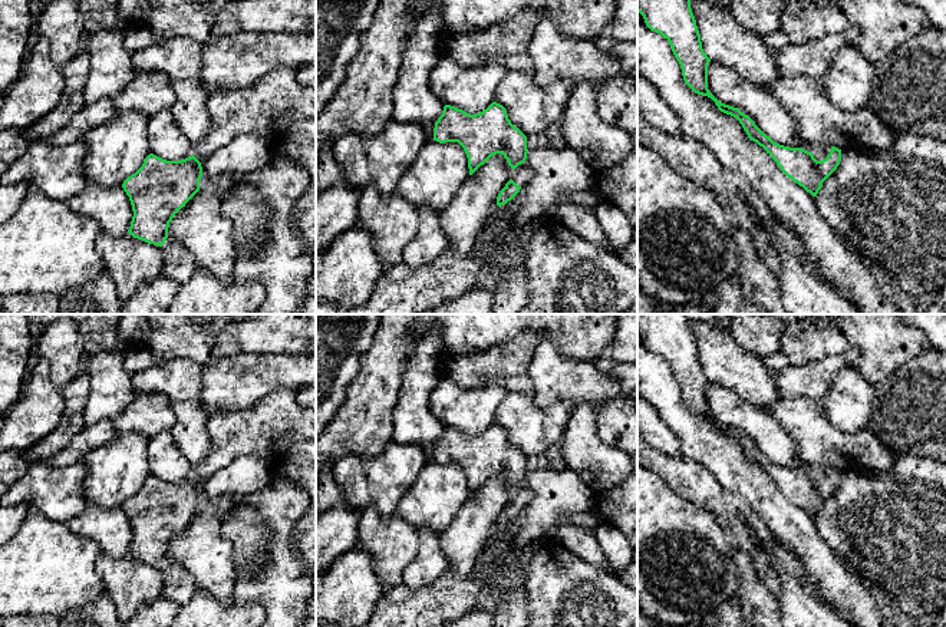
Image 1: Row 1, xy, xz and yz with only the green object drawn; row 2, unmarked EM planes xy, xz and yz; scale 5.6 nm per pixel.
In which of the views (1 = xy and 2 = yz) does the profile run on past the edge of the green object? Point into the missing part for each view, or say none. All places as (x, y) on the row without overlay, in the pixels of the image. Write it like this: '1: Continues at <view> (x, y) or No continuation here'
1: Continues at xy (272, 426)
2: Continues at yz (820, 474)

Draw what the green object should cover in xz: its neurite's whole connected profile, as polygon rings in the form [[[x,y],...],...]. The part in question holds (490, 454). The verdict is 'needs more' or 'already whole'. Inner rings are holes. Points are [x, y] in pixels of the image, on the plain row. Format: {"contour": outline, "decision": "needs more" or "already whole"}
{"contour": [[[497,423],[475,436],[445,426],[435,443],[434,462],[458,463],[467,475],[469,496],[492,476],[504,476],[514,495],[497,518],[498,528],[511,522],[531,498],[531,489],[525,485],[527,458],[511,445],[505,429]]], "decision": "needs more"}

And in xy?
{"contour": [[[277,389],[248,409],[211,413],[207,429],[212,448],[207,458],[194,468],[191,478],[167,482],[149,475],[142,488],[122,505],[134,532],[128,554],[134,560],[161,568],[162,595],[179,607],[189,603],[197,587],[185,568],[168,558],[168,548],[174,537],[200,512],[201,482],[238,456],[253,455],[276,462],[297,442],[316,438],[316,407],[300,406],[294,392]]], "decision": "needs more"}

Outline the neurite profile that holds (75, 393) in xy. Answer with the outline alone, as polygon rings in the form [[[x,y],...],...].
[[[83,370],[78,377],[62,387],[65,412],[60,423],[42,440],[36,442],[23,455],[30,462],[46,461],[66,448],[85,428],[83,412],[88,400],[90,377]]]

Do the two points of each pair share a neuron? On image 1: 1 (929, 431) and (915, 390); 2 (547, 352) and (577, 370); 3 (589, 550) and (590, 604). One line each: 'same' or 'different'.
1: same
2: same
3: different

